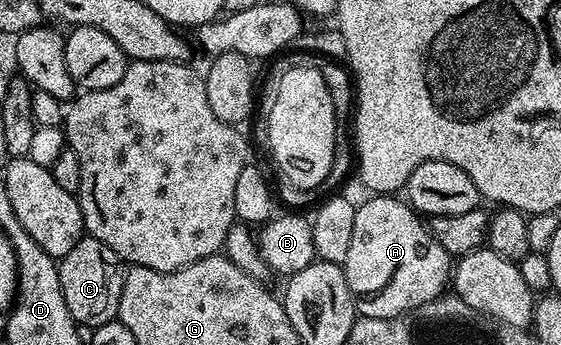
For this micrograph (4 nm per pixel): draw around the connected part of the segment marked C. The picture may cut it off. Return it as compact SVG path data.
M82 237L70 253L59 256L62 297L66 297L66 309L70 309L77 324L94 328L113 322L120 314L120 298L124 284L125 264L116 256L114 249L102 245L102 241Z

